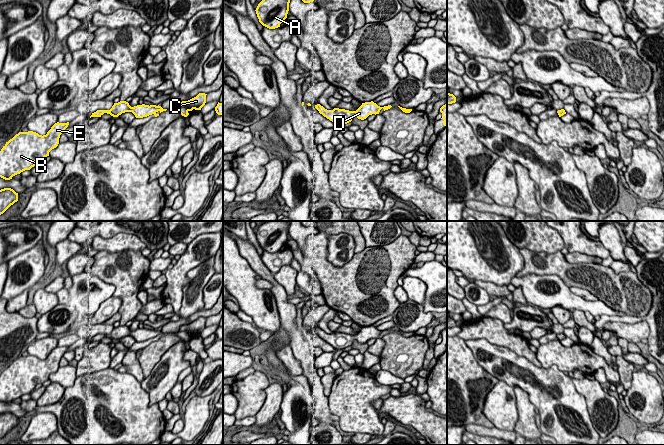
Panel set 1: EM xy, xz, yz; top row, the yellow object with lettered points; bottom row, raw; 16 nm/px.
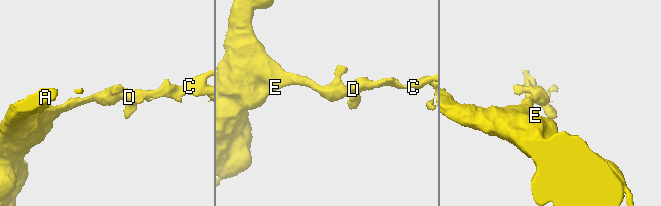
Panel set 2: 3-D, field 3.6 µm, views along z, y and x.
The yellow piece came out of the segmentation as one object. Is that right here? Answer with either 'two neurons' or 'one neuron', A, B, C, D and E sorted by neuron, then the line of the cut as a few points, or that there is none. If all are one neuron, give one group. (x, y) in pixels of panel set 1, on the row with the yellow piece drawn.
one neuron; groups A B C D E; cut none

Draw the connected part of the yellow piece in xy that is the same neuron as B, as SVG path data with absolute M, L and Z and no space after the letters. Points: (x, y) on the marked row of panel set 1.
M55 123L46 135L36 132L19 132L0 151L0 177L5 180L35 166L37 160L49 156L49 152L59 144L60 135L68 127L67 123Z

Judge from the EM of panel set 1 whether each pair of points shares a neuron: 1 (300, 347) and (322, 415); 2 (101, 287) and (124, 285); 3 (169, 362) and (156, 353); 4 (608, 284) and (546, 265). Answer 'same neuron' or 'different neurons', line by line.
1: same neuron
2: different neurons
3: different neurons
4: same neuron

